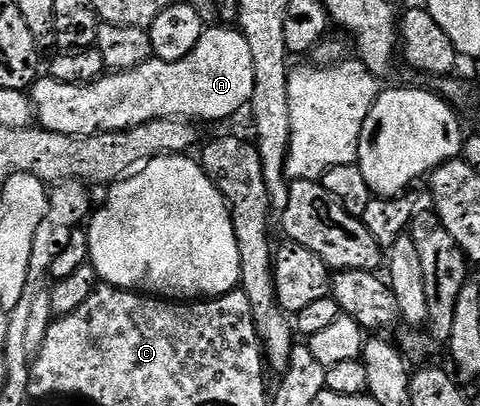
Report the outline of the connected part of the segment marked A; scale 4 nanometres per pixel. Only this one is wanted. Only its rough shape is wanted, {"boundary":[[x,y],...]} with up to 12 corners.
{"boundary":[[206,26],[174,63],[38,78],[36,122],[102,135],[229,119],[255,89],[247,37]]}

